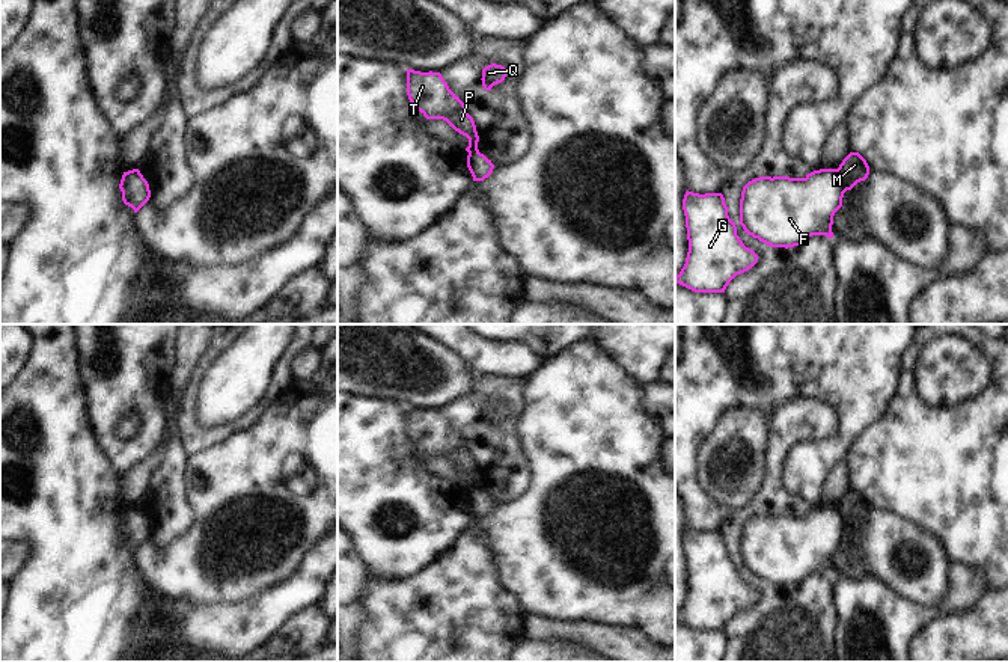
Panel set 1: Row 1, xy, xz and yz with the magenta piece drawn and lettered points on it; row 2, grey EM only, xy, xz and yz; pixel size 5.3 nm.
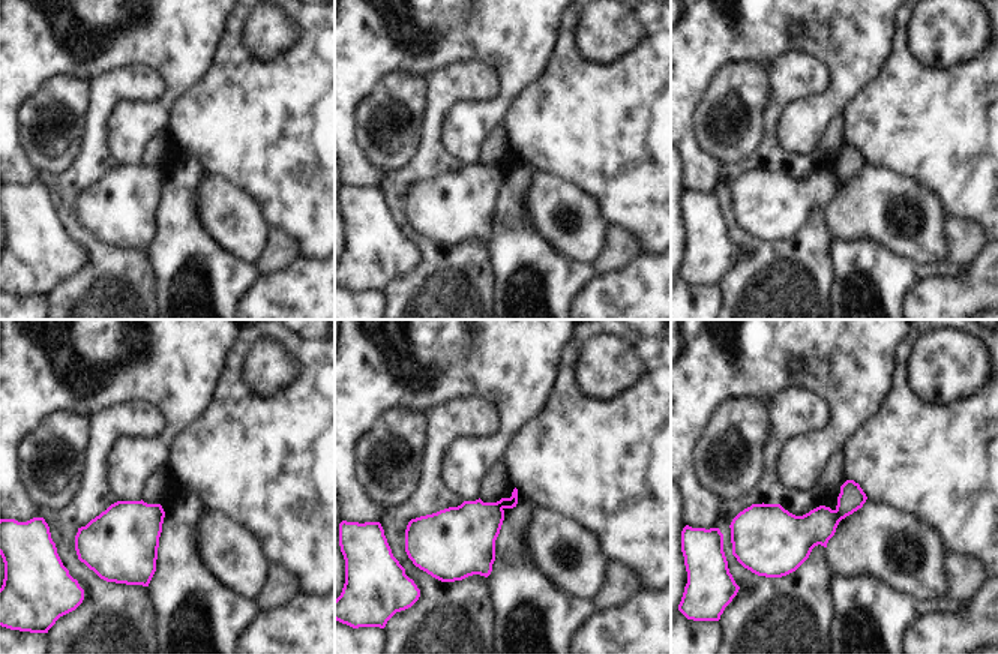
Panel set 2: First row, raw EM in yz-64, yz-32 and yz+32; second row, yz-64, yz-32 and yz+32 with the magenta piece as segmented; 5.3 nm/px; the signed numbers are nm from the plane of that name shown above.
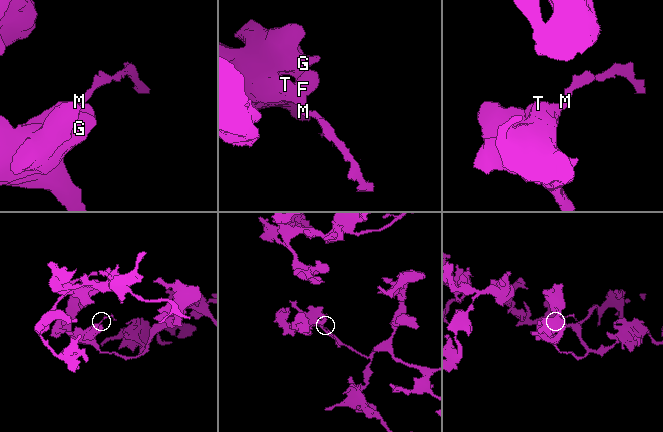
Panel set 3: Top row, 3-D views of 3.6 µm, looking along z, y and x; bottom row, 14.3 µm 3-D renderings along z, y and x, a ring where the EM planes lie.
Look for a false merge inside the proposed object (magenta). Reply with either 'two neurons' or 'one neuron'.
two neurons

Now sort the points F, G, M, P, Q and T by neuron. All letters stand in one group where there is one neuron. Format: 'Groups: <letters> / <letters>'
Groups: F G P Q T / M

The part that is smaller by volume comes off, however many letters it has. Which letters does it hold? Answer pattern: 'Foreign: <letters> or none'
Foreign: M

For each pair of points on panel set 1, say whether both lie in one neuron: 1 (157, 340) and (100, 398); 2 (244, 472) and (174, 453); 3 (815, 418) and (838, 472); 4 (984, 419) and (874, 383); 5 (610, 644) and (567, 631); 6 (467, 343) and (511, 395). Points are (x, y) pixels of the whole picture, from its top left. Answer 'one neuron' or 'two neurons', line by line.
1: one neuron
2: two neurons
3: two neurons
4: two neurons
5: one neuron
6: two neurons

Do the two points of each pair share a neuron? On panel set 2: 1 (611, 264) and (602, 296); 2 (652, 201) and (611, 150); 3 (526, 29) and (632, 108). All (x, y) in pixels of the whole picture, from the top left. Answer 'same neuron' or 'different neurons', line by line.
1: different neurons
2: same neuron
3: different neurons

